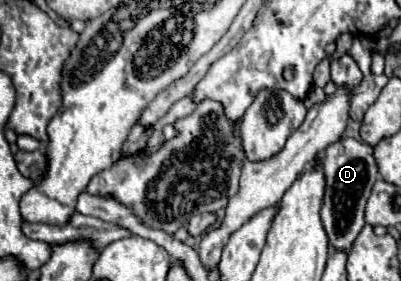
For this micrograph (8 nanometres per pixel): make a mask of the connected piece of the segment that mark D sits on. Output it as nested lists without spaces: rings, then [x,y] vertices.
[[[341,138],[335,144],[327,146],[323,166],[325,166],[327,188],[325,188],[323,208],[321,208],[321,220],[323,220],[331,246],[345,248],[345,252],[349,252],[357,232],[361,232],[361,228],[365,224],[365,220],[363,220],[365,204],[371,194],[373,182],[377,178],[373,148],[355,138]]]

